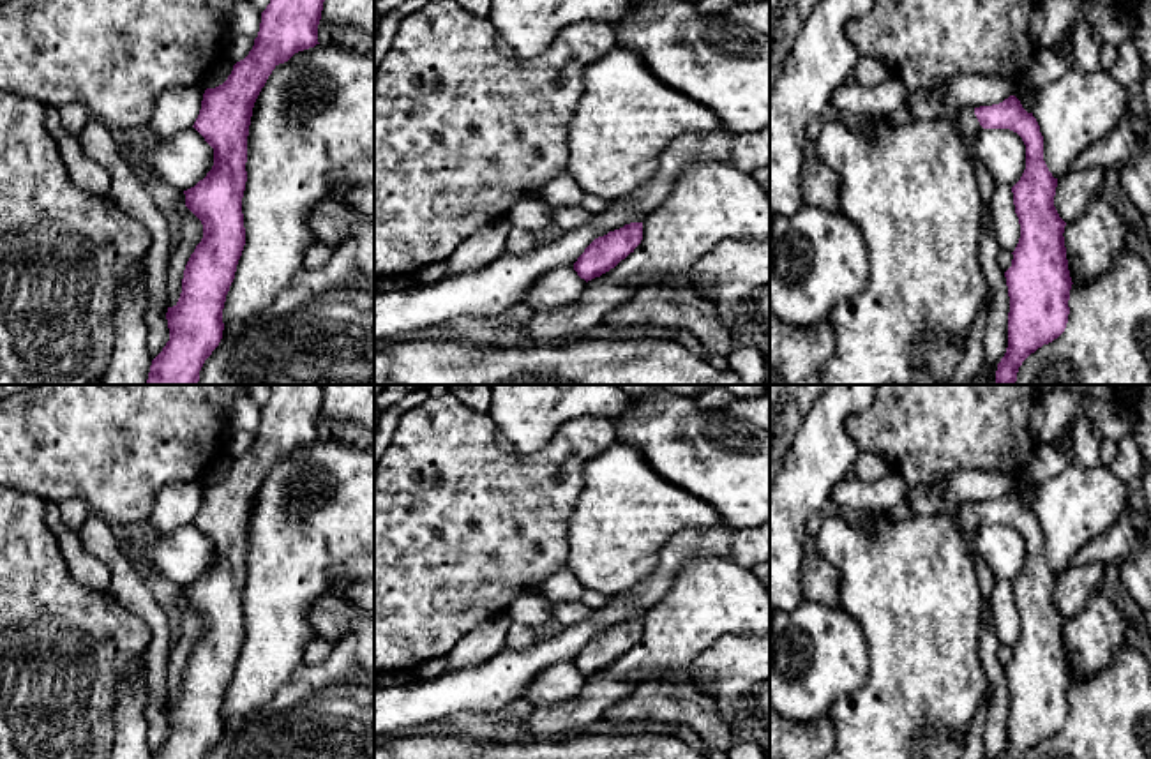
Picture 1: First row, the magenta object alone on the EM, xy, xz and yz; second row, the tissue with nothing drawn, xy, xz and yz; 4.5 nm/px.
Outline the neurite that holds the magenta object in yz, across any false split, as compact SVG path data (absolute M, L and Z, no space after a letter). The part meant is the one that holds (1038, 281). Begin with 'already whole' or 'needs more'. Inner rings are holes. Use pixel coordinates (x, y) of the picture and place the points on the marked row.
needs more; M1015 95L999 104L964 108L950 124L971 145L983 129L1010 129L1026 145L1026 169L1012 187L1020 238L1004 272L1010 312L1008 348L996 371L996 385L1015 385L1022 362L1057 339L1068 323L1072 277L1064 226L1054 207L1057 178L1043 161L1043 136L1033 113Z

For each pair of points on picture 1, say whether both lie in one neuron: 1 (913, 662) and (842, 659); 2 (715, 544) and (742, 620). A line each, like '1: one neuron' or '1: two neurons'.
1: two neurons
2: two neurons

